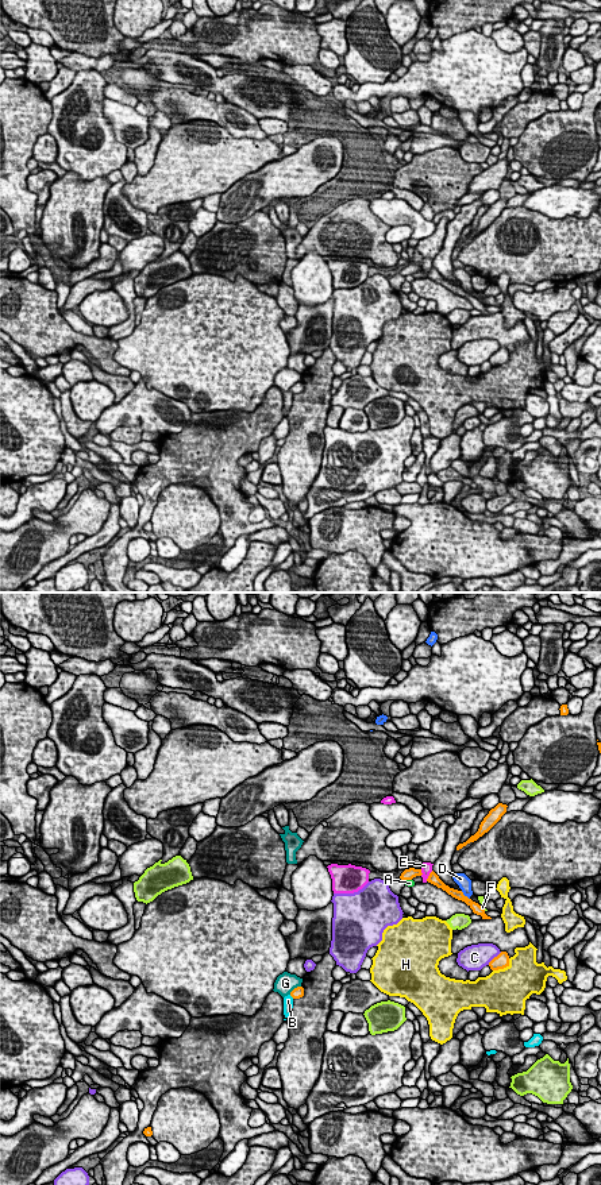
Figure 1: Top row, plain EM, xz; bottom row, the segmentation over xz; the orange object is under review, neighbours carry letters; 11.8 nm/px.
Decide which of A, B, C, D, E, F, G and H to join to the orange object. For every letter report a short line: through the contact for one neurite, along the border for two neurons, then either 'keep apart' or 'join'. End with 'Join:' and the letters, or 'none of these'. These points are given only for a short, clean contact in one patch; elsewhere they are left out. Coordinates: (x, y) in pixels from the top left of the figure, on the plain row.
A: keep apart
B: keep apart
C: keep apart
D: keep apart
E: keep apart
F: keep apart
G: keep apart
H: keep apart
Join: none of these

